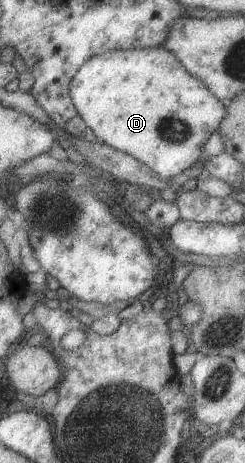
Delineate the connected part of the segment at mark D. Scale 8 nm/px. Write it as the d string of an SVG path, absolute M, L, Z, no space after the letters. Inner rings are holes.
M163 46L111 50L92 56L73 77L71 95L77 111L99 140L137 157L161 179L171 179L200 162L207 139L220 129L228 113L223 101L201 79L191 75L177 55Z

